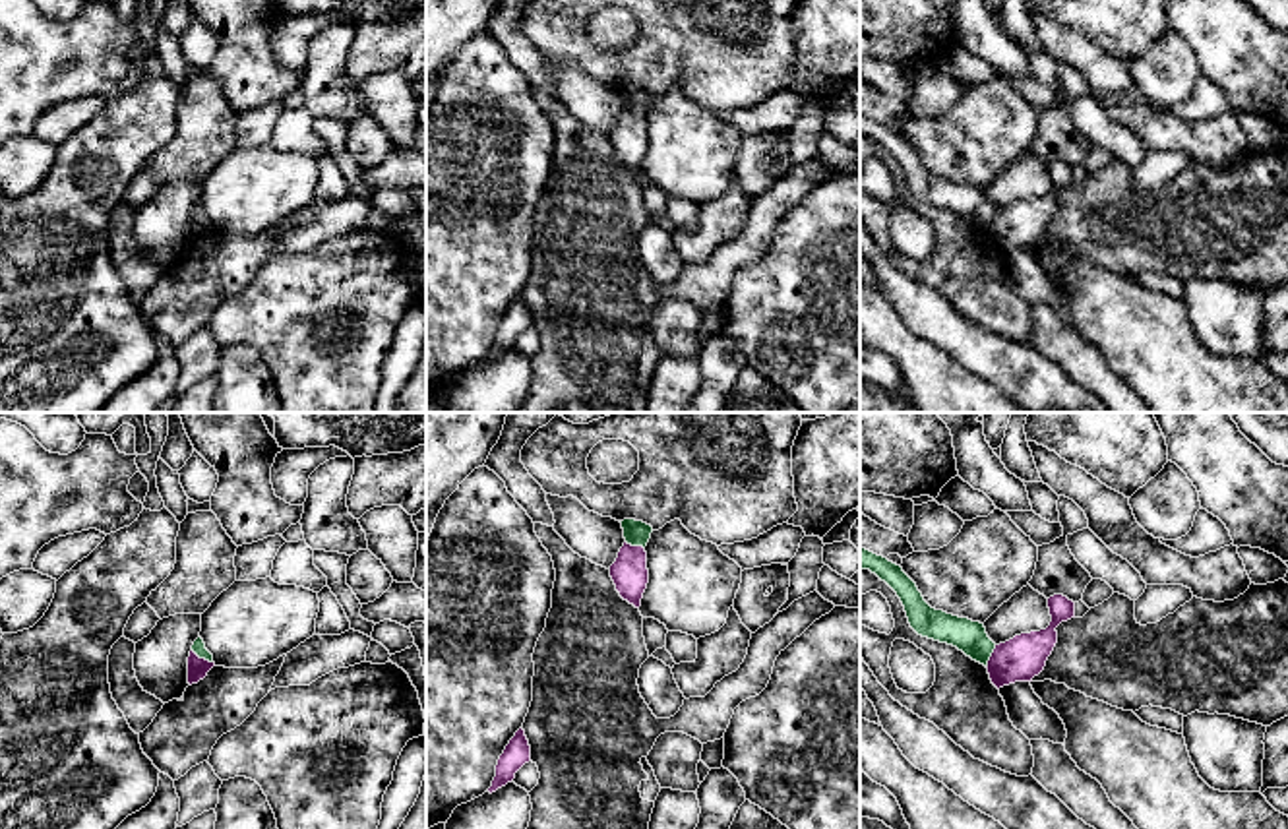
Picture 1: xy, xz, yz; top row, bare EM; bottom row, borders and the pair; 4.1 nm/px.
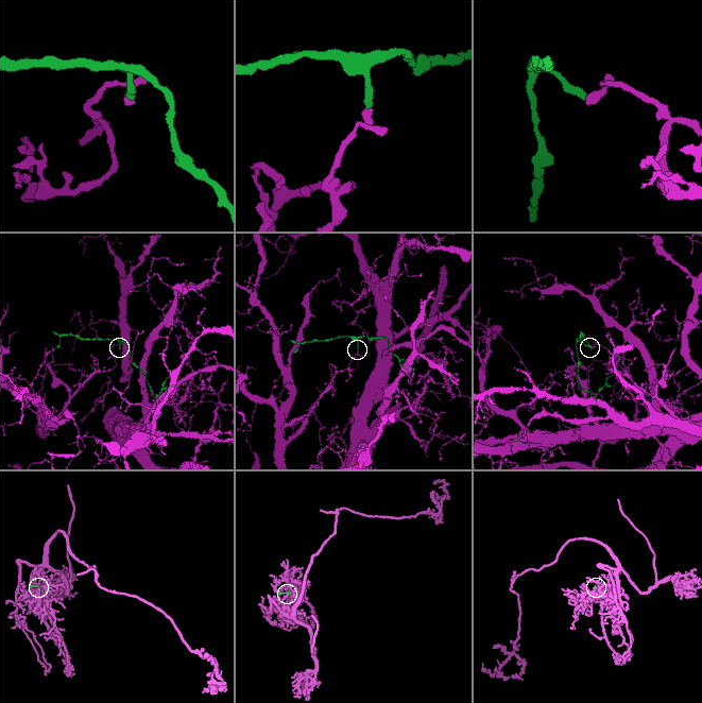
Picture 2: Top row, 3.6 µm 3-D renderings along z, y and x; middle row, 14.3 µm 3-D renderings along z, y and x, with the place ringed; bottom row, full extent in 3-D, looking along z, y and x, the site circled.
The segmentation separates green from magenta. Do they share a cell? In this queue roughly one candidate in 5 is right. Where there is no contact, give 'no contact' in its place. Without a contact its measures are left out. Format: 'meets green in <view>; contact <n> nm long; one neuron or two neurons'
meets green in yz; contact 100 nm long; two neurons

